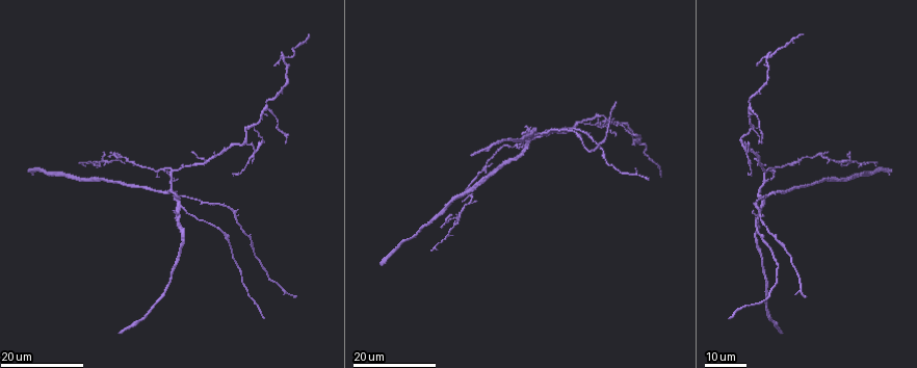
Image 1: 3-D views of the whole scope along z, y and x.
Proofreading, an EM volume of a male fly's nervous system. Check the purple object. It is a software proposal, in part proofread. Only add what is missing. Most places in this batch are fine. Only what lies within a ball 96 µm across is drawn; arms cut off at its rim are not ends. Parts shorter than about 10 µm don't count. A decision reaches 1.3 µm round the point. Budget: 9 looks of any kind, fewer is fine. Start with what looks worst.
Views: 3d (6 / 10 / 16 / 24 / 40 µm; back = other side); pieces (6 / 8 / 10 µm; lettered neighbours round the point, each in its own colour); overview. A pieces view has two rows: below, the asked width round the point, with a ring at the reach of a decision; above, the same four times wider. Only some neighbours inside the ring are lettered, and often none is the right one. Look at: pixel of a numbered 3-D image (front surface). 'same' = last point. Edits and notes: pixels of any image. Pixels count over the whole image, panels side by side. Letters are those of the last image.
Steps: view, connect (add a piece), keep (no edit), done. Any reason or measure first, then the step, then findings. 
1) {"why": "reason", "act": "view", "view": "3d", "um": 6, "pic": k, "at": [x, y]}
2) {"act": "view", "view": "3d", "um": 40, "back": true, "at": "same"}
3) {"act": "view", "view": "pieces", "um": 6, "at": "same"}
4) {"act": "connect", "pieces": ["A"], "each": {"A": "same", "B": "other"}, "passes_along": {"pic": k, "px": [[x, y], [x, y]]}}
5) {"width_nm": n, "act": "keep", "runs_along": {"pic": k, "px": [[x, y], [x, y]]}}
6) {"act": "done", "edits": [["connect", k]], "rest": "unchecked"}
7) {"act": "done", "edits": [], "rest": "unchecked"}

{"why": "thin end", "act": "view", "view": "3d", "um": 24, "pic": 1, "at": [662, 177]}

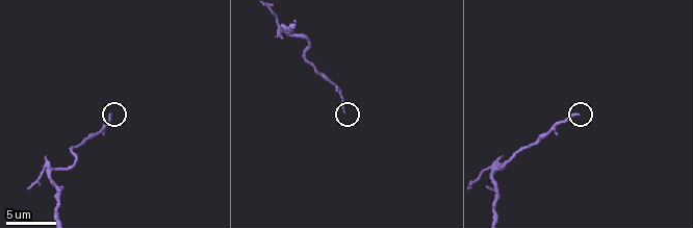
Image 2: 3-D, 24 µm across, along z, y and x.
{"act": "view", "view": "pieces", "um": 10, "pic": 2, "at": [577, 115]}

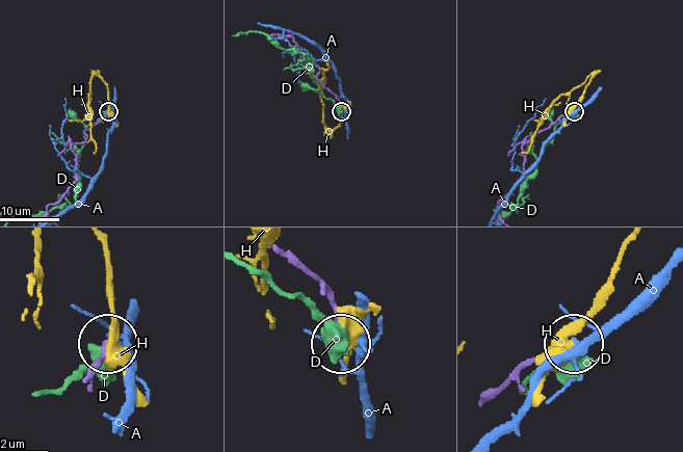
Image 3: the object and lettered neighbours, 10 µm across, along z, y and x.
{"act": "keep", "each": {"A": "other", "D": "other", "H": "other"}, "runs_along": {"pic": 3, "px": [[482, 398], [572, 342]]}, "found": "no lettered piece goes on from it"}

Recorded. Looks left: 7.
{"why": "tapers out", "act": "view", "view": "3d", "um": 16, "pic": 1, "at": [762, 142]}

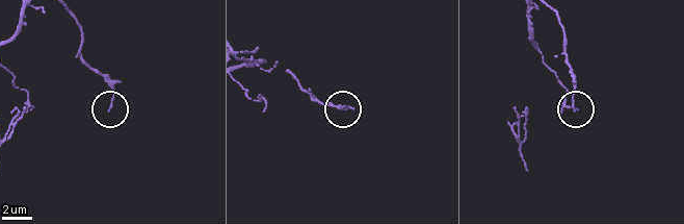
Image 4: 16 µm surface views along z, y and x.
{"act": "view", "view": "pieces", "um": 10, "pic": 4, "at": [342, 105]}

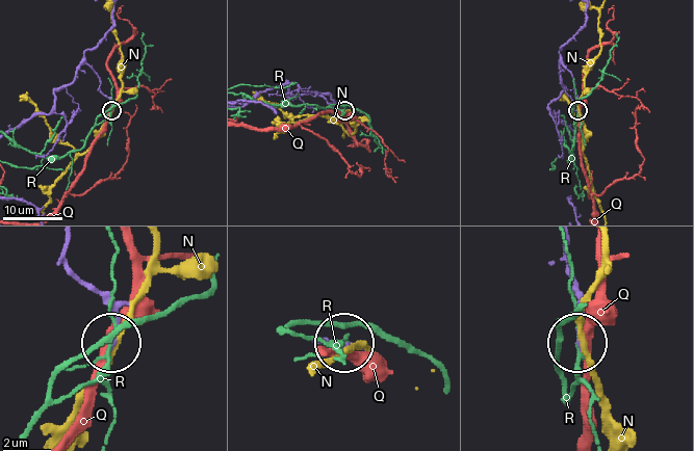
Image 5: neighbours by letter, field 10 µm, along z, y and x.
{"act": "keep", "each": {"N": "other", "Q": "other", "R": "other"}, "found": "no lettered piece goes on from it"}

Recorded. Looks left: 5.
{"why": "thin end", "act": "view", "view": "3d", "um": 24, "pic": 1, "at": [233, 175]}

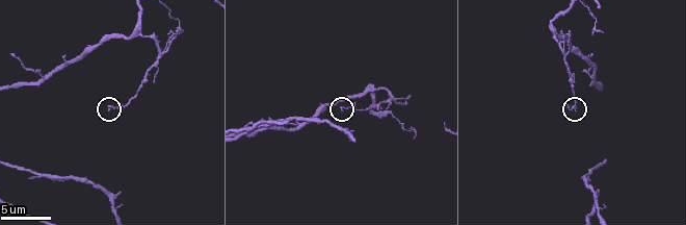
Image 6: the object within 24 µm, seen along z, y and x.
{"act": "view", "view": "pieces", "um": 8, "pic": 6, "at": [108, 110]}

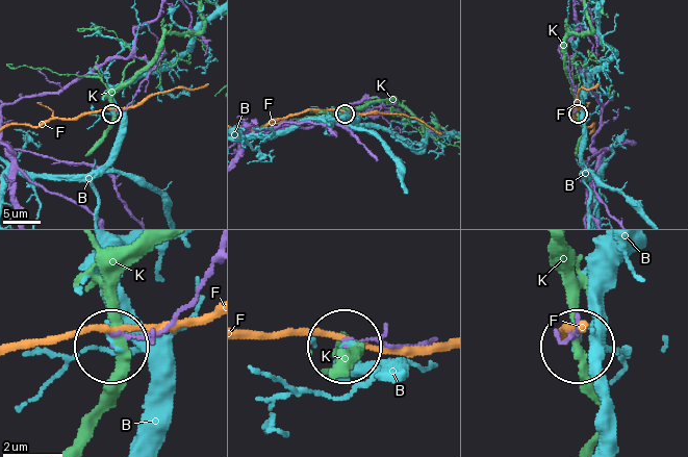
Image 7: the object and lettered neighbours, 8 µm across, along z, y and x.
{"act": "keep", "each": {"B": "other", "F": "other", "K": "other"}, "found": "none of them fits"}

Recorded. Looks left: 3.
{"why": "branch stops here", "act": "view", "view": "pieces", "um": 6, "pic": 2, "at": [47, 155]}

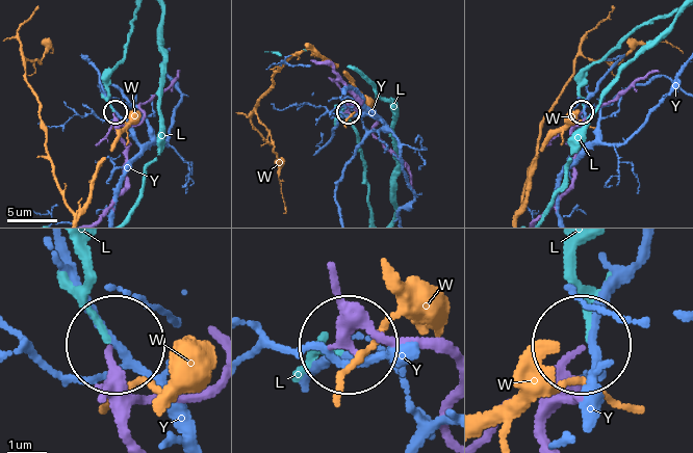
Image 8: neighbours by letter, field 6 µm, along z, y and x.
{"act": "keep", "each": {"L": "other", "W": "other", "Y": "other"}, "found": "no lettered piece goes on from it"}

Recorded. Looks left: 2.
{"act": "done", "edits": [], "rest": "unchecked"}

